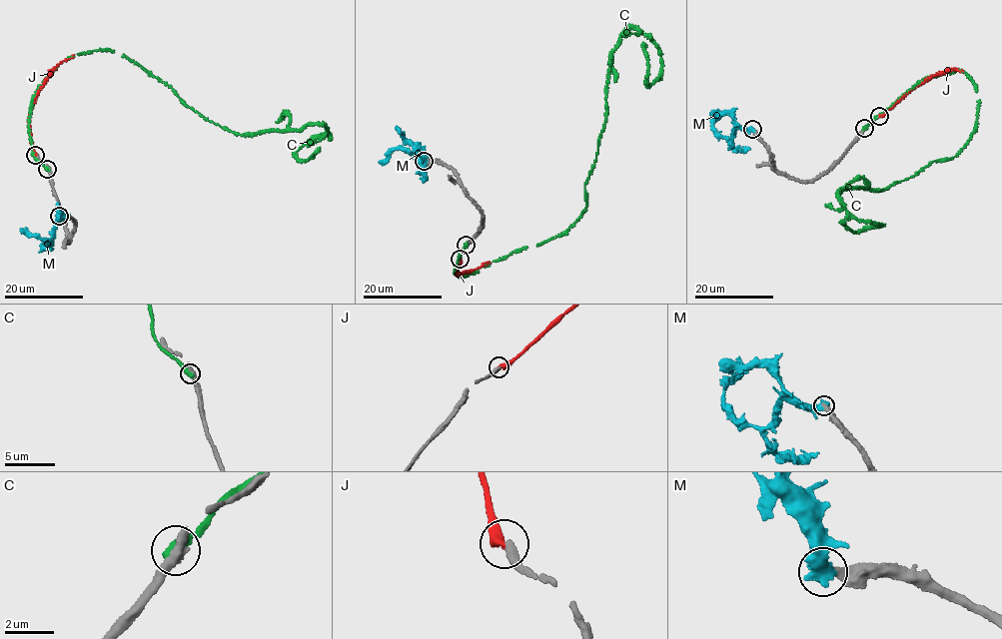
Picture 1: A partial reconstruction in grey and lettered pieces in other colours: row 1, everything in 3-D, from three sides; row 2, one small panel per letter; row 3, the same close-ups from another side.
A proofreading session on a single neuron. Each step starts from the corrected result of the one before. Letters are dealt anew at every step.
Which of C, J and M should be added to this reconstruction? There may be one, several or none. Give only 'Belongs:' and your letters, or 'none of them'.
Belongs: none of them

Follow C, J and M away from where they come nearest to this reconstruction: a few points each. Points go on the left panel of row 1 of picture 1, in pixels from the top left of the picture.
C: (47, 169), (31, 153), (37, 91), (66, 59), (107, 49), (240, 135), (323, 124), (297, 158), (319, 149)
J: (36, 156), (29, 129), (31, 110), (39, 90), (55, 67), (73, 55)
M: (59, 216), (62, 219), (48, 242), (20, 229)

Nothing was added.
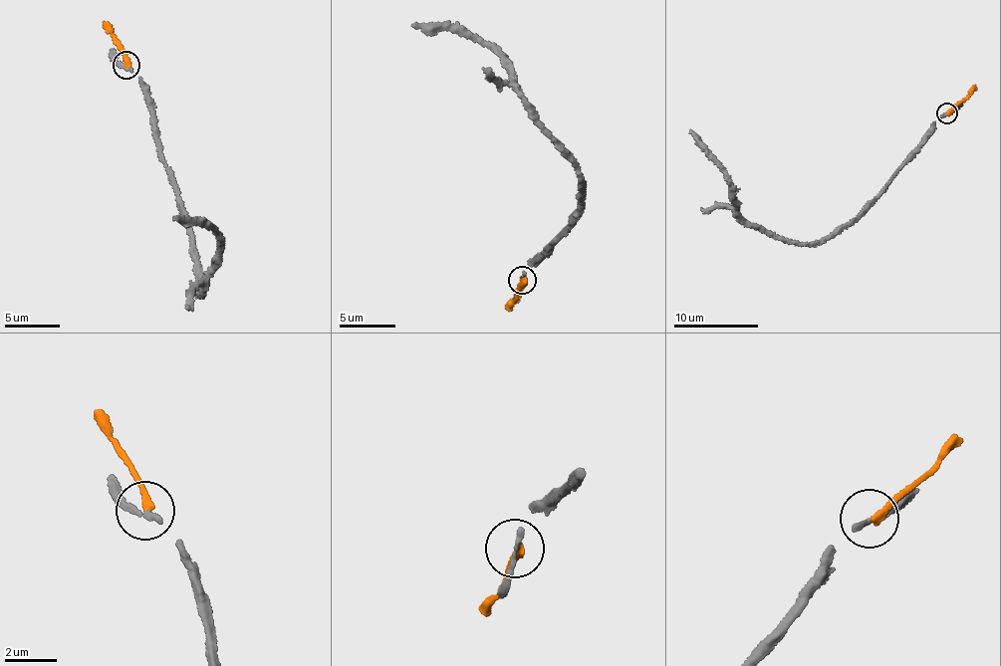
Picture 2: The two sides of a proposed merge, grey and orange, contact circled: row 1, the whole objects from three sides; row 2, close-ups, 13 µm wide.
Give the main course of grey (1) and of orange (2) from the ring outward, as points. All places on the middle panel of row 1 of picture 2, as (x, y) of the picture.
1: (521, 280), (580, 209), (578, 164), (525, 104), (500, 56), (457, 30), (412, 25)
2: (524, 280), (517, 299), (506, 308)

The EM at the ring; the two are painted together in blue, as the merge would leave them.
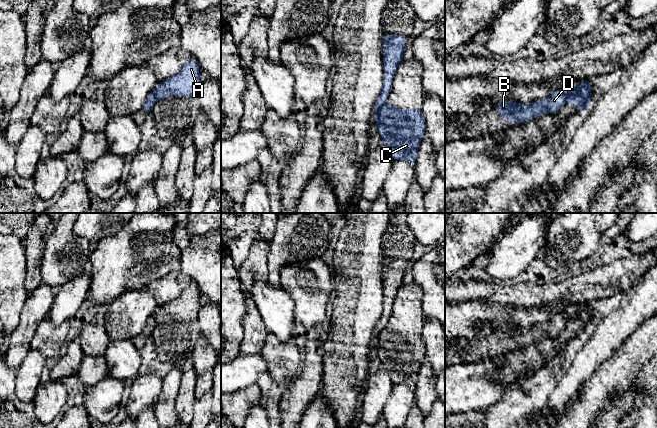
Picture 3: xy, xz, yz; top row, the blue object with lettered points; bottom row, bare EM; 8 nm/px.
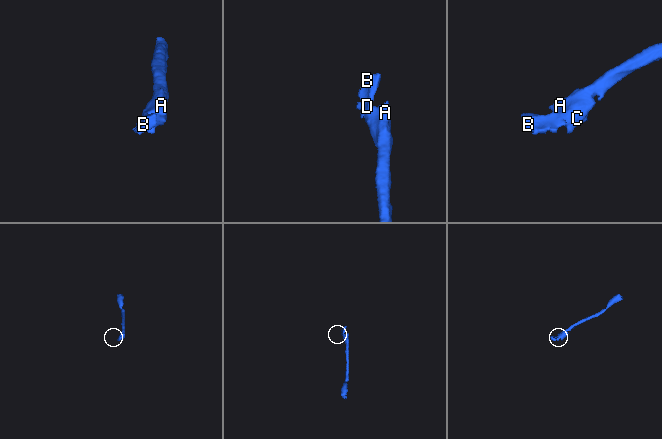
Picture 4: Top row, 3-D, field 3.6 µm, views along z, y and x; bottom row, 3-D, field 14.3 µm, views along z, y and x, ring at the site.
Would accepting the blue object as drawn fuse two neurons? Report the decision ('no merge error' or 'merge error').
merge error

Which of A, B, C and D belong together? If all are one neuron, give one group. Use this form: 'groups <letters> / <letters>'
groups A C / B D

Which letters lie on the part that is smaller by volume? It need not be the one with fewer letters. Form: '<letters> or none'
B, D

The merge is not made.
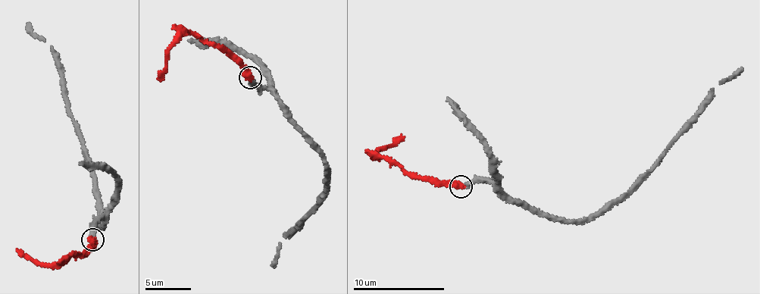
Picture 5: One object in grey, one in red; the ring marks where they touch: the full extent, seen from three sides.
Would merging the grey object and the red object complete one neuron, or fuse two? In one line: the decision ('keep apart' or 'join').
join

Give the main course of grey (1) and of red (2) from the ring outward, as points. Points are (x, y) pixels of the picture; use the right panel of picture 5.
1: (461, 185), (481, 181), (514, 200), (555, 217), (577, 220), (592, 217), (628, 195), (713, 89), (742, 68)
2: (461, 187), (413, 176), (392, 161), (374, 154), (380, 148), (404, 136)

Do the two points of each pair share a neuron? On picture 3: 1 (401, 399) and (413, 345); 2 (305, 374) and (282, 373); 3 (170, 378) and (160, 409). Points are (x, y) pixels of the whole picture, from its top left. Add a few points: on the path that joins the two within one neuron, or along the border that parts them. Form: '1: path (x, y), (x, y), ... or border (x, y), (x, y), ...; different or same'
1: border (394, 383), (404, 383), (413, 391); different
2: border (301, 351), (301, 364), (295, 377), (282, 388); different
3: path (170, 386), (168, 402); same

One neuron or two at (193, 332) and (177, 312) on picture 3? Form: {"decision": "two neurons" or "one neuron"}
{"decision": "one neuron"}

